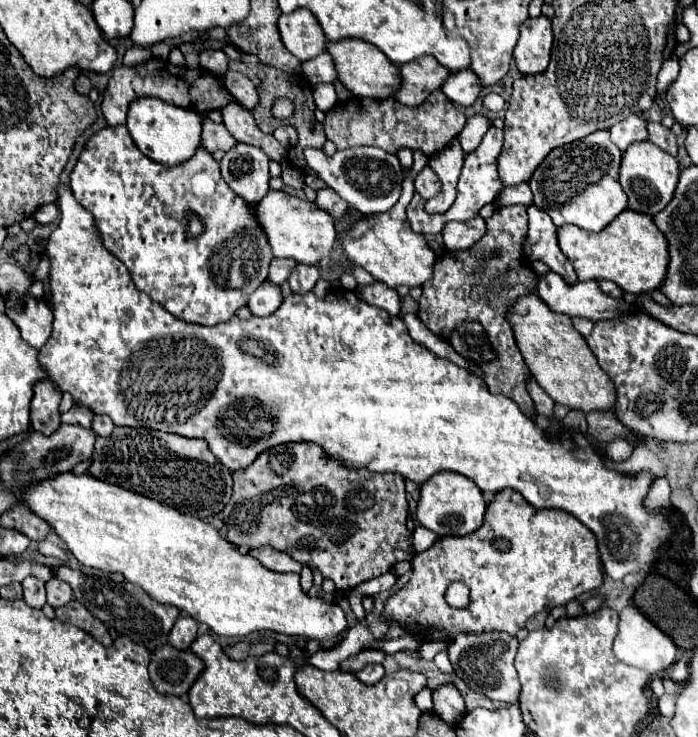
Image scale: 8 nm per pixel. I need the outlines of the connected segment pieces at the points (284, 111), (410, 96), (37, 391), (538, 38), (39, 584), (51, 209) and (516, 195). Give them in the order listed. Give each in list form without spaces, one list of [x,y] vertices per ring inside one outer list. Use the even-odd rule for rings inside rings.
[[[276,99],[274,101],[274,105],[272,105],[272,117],[276,117],[276,119],[286,119],[286,117],[290,117],[290,115],[294,115],[294,103],[290,103],[288,99]]]
[[[430,55],[418,57],[406,65],[400,65],[398,69],[400,69],[402,83],[392,99],[410,107],[422,105],[422,101],[426,101],[430,93],[440,89],[446,77],[450,75],[450,71],[438,65],[438,61]]]
[[[40,381],[34,385],[34,399],[30,407],[30,421],[34,431],[52,435],[60,427],[60,397],[62,391],[52,381]]]
[[[546,15],[528,17],[520,25],[518,45],[514,47],[514,61],[522,75],[542,73],[550,63],[552,51],[552,23]]]
[[[26,577],[22,581],[22,589],[24,589],[24,601],[26,605],[30,605],[32,609],[42,609],[46,603],[46,583],[36,579],[36,577]]]
[[[50,203],[50,205],[42,205],[36,213],[34,213],[34,219],[38,221],[38,223],[52,223],[54,219],[58,217],[58,209],[56,209],[56,205],[54,203]]]
[[[526,183],[514,185],[514,187],[506,187],[500,195],[498,195],[498,205],[530,205],[532,203],[532,191]]]

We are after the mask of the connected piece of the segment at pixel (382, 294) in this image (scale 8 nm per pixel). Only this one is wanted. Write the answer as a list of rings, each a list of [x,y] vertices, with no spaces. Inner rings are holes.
[[[376,281],[372,285],[360,287],[358,293],[366,303],[376,305],[376,307],[388,311],[390,315],[398,315],[398,293],[396,293],[396,289],[388,289],[388,285],[378,285],[378,281]]]

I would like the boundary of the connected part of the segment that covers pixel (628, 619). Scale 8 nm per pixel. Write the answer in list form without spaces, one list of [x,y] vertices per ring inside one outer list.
[[[626,605],[624,611],[620,613],[620,625],[618,625],[616,641],[614,641],[614,653],[626,665],[644,669],[650,675],[654,675],[654,673],[658,673],[662,669],[668,669],[674,663],[674,659],[676,659],[676,645],[650,619],[646,619],[634,605]]]

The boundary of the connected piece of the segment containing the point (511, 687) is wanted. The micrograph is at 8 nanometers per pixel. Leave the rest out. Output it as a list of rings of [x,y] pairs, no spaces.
[[[496,631],[496,633],[482,633],[482,635],[458,635],[456,641],[450,641],[448,657],[454,667],[454,673],[466,681],[466,685],[492,701],[502,703],[518,703],[520,695],[520,681],[514,669],[514,657],[518,649],[518,639]]]

